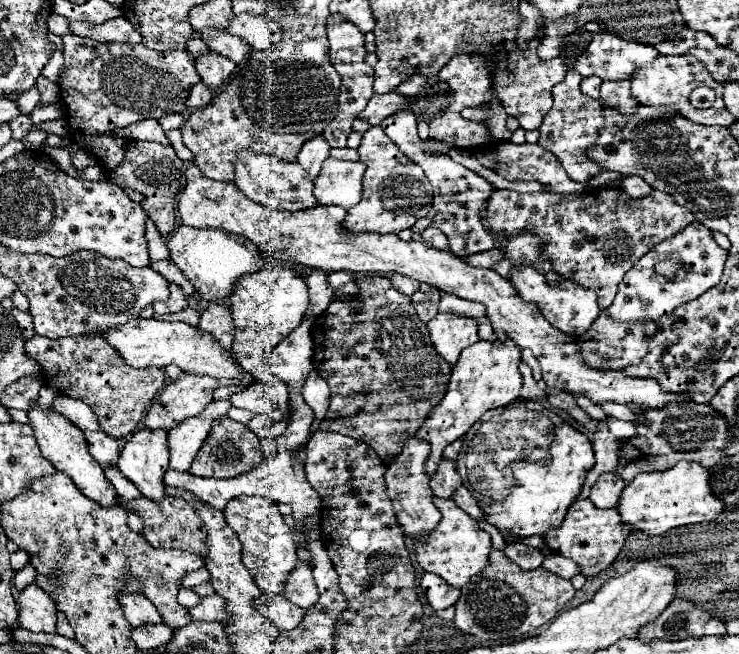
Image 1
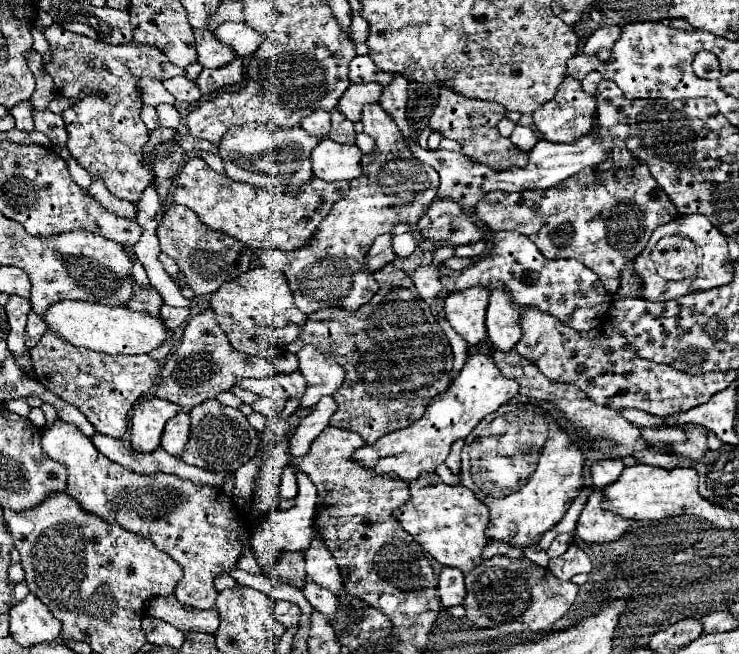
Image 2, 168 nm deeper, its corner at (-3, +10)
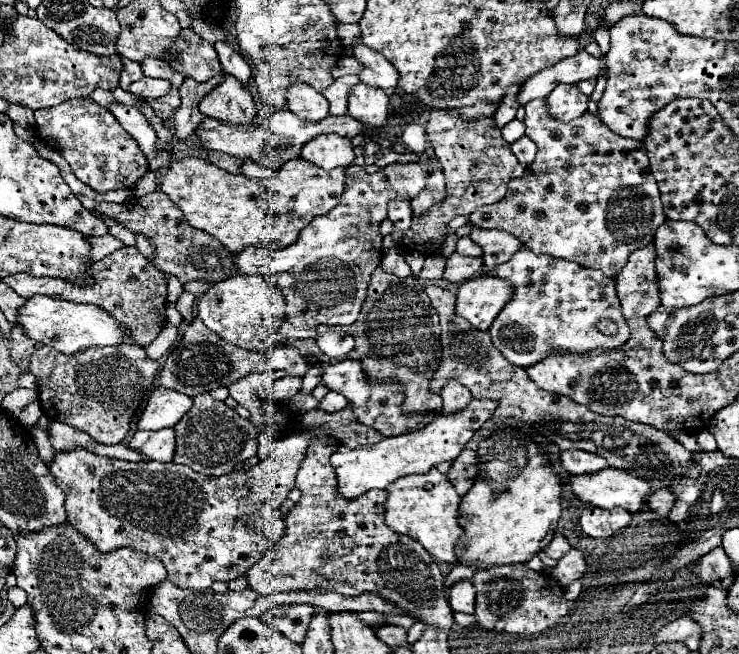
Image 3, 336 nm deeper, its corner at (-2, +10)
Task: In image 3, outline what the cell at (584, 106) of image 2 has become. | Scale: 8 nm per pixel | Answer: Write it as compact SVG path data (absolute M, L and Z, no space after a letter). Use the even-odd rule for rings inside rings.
M558 85L546 97L546 103L548 103L548 111L554 119L568 123L586 113L588 97L584 93L580 93L576 85Z

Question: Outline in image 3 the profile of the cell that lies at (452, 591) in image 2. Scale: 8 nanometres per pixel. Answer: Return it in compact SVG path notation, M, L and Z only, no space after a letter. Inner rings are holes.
M458 581L450 589L450 607L460 613L474 613L474 603L476 603L476 589L470 581Z

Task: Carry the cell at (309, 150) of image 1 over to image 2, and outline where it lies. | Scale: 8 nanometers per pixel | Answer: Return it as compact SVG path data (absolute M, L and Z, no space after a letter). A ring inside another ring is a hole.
M321 109L313 111L309 117L305 117L301 121L301 129L305 129L307 133L311 133L313 137L317 137L319 141L325 141L329 137L329 131L331 131L329 113L325 113Z

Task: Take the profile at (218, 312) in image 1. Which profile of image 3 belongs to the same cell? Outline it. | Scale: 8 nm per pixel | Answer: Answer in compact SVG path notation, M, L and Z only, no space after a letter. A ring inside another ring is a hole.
M198 317L186 327L186 333L176 345L174 351L164 361L162 373L160 373L160 383L168 389L180 391L184 395L198 395L206 393L216 387L228 387L230 383L258 371L260 367L260 353L254 351L244 351L236 345L226 343L222 337L218 337L214 331L210 331Z

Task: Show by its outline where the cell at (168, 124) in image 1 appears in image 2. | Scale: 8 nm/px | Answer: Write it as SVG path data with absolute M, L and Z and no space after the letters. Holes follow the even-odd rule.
M143 77L139 81L139 91L141 91L141 99L143 103L147 105L153 105L153 107L159 107L163 103L169 103L169 105L175 105L175 97L171 97L167 93L167 89L163 89L163 83L157 81L157 79L149 79L149 77Z

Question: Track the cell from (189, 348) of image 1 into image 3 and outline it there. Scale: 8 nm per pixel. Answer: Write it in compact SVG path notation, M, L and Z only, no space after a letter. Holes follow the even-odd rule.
M30 297L18 309L18 325L24 329L24 335L40 341L42 345L54 347L60 353L74 355L84 347L104 347L104 345L120 345L124 339L128 339L126 331L120 327L118 321L114 321L112 315L108 315L104 309L84 303L72 303L72 301L58 301L50 297Z

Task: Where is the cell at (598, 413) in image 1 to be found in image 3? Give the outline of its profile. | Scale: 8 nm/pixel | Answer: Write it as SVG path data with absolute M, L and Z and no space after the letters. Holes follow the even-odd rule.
M674 433L674 437L688 449L688 451L692 451L692 453L698 453L698 451L702 451L702 447L696 443L696 435L694 433Z

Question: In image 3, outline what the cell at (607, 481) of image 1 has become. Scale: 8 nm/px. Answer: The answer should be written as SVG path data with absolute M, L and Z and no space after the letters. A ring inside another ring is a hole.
M568 449L560 453L560 463L568 473L594 473L604 467L608 467L608 461L604 457L598 457L594 453L586 453L580 449Z

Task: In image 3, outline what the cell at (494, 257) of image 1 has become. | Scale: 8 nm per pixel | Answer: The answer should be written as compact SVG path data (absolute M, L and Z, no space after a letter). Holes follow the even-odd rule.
M460 237L456 243L456 251L460 255L472 255L472 257L482 255L482 249L478 249L478 243L474 243L470 237Z

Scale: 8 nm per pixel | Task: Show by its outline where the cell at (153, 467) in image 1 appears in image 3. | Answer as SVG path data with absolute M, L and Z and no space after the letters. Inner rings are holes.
M158 387L152 391L152 397L138 421L138 429L162 429L164 425L176 425L190 407L192 397Z

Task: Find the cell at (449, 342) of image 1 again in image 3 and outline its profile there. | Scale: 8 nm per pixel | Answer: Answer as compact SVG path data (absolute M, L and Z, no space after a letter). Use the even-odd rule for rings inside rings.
M480 273L460 285L456 315L468 319L480 331L488 331L512 295L514 285L510 281Z

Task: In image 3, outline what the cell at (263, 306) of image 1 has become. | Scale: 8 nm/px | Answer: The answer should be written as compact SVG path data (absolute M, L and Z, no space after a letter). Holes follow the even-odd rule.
M236 275L220 281L218 285L212 285L204 295L200 295L196 303L196 315L224 341L248 351L264 353L282 341L278 329L282 325L280 315L284 313L284 307L286 303L282 295L272 289L260 275Z

